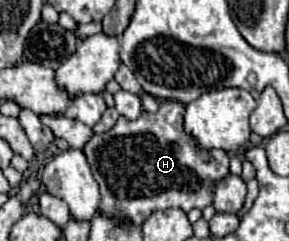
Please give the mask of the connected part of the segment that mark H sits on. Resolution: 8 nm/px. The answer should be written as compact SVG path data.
M168 99L160 101L156 113L144 111L138 119L120 117L110 131L90 137L82 151L100 185L102 215L142 225L158 209L178 207L188 213L194 207L204 209L212 205L218 179L230 173L228 155L220 149L202 149L184 133L182 117L184 105Z

